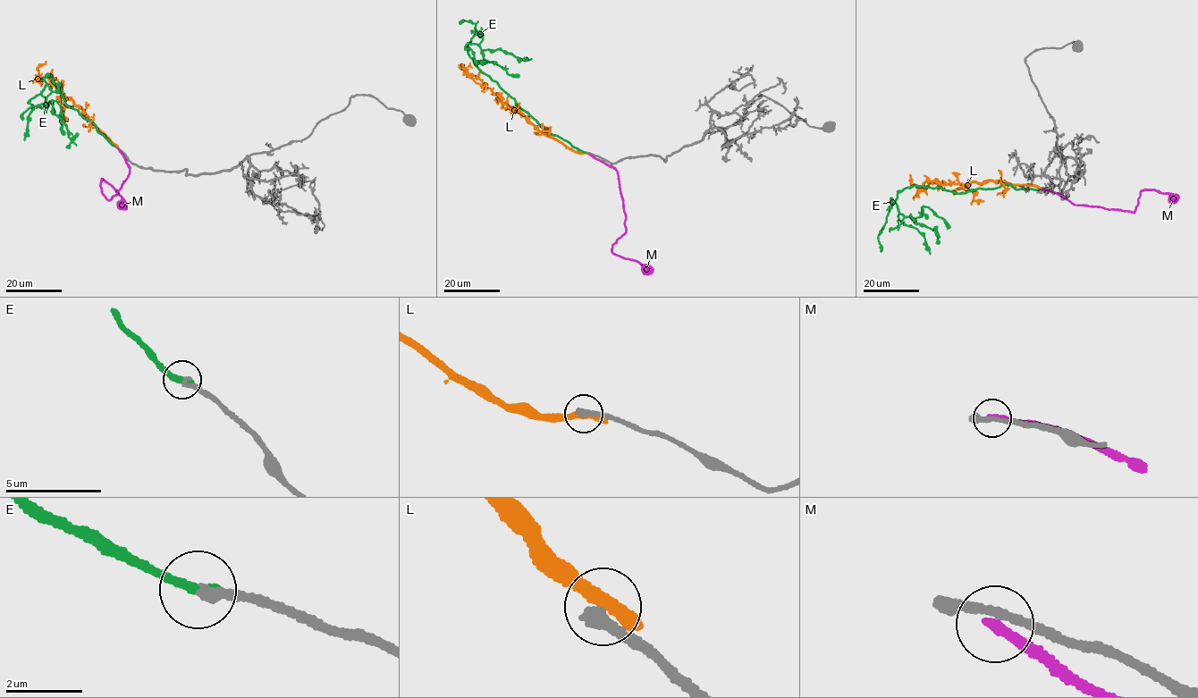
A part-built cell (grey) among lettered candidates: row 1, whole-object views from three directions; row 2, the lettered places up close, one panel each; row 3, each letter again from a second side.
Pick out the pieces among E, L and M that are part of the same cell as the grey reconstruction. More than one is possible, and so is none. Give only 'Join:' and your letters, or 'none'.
Join: E

